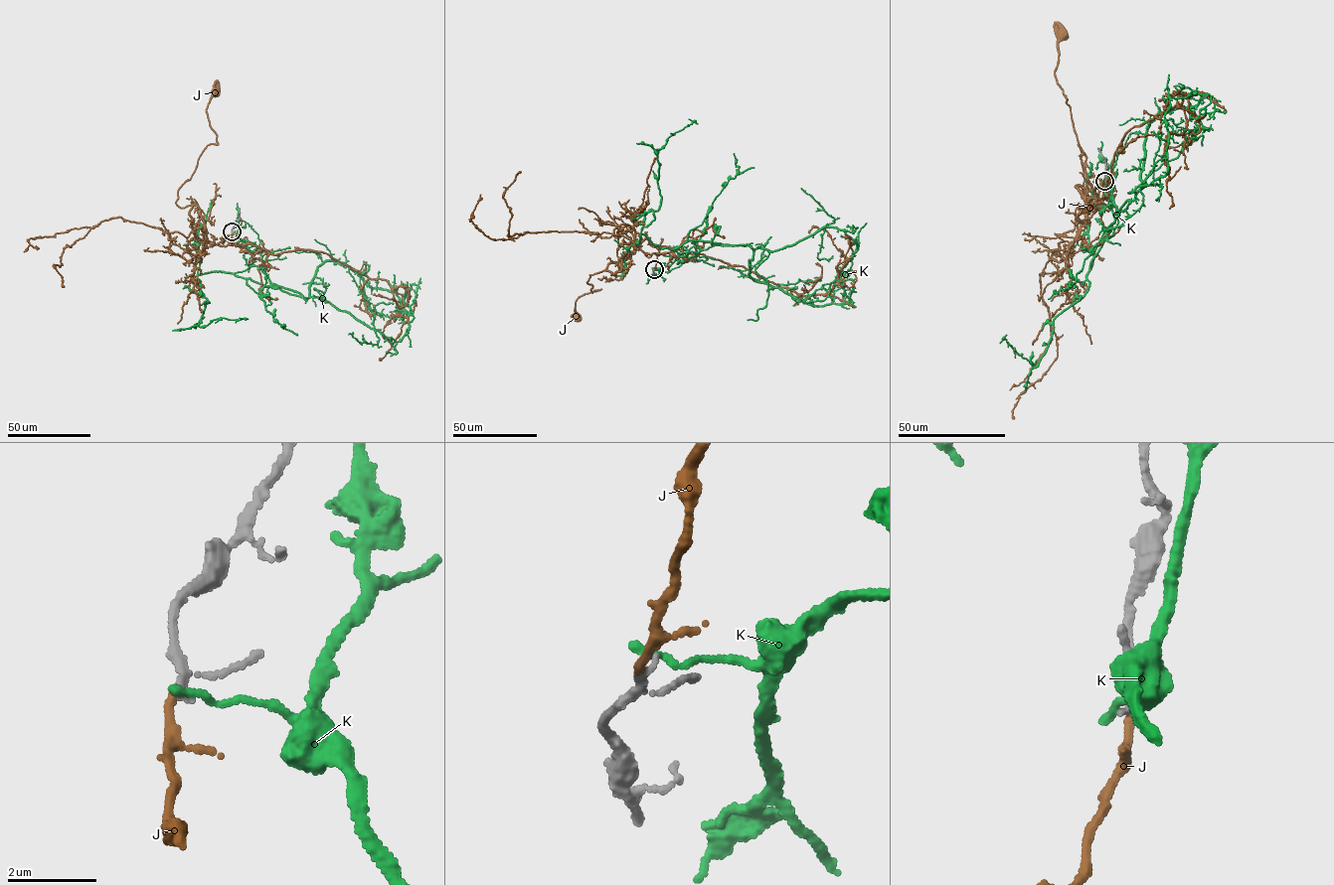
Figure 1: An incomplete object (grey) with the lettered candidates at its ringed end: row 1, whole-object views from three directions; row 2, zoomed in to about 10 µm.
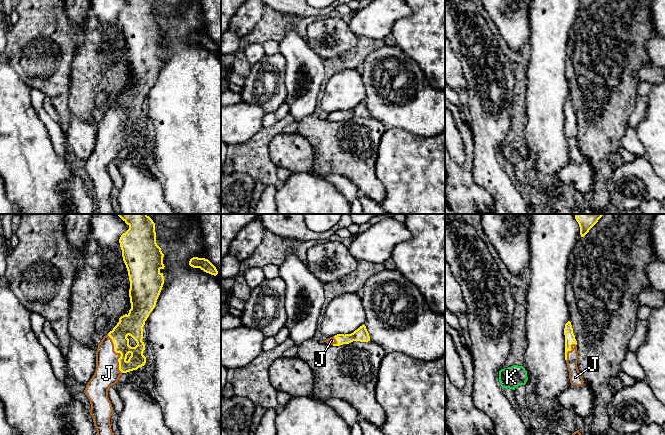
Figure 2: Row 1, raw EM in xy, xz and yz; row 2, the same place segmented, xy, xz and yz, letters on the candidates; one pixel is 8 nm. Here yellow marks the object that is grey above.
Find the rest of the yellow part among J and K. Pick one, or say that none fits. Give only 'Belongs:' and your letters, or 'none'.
Belongs: J

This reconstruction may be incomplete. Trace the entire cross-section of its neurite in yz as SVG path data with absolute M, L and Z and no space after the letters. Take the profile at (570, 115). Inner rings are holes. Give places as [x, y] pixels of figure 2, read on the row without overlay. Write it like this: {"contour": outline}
{"contour": "M568 97L565 100L564 111L565 111L565 136L569 147L570 159L571 161L574 162L582 162L584 160L584 156L577 143L578 137L578 129L576 122L577 117L575 115L575 111L573 109L573 104L570 97Z"}

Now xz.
{"contour": "M363 100L351 110L337 110L323 117L329 121L340 122L343 120L349 120L353 117L368 118L370 117L370 112L366 102Z"}

